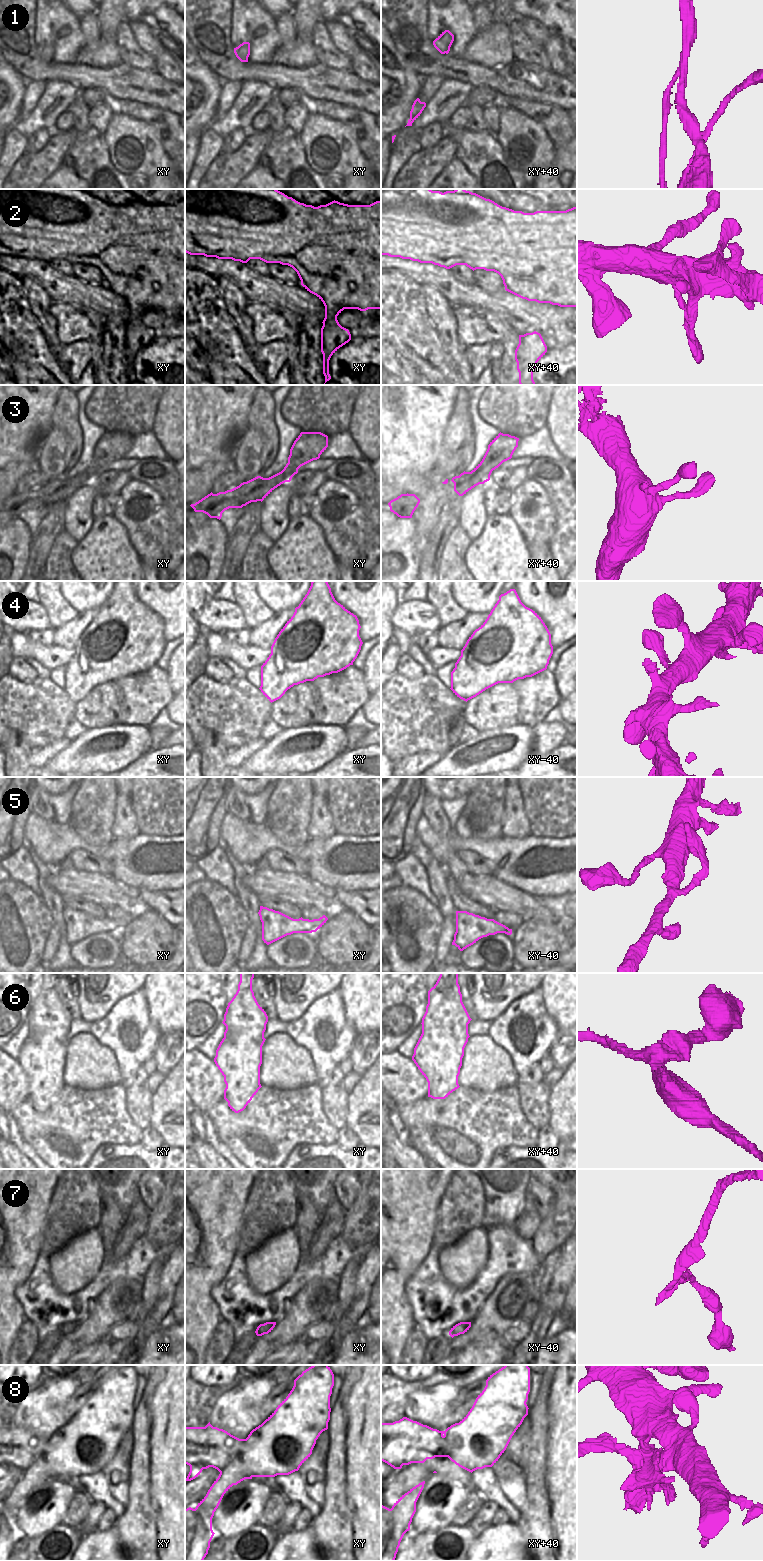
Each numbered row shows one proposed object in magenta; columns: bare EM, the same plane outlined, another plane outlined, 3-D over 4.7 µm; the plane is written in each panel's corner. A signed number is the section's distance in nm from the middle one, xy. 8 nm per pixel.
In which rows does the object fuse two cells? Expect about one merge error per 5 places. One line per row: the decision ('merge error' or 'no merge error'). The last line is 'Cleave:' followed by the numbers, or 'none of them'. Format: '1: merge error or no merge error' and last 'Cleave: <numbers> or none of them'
1: merge error
2: no merge error
3: no merge error
4: no merge error
5: no merge error
6: no merge error
7: no merge error
8: merge error
Cleave: 1, 8

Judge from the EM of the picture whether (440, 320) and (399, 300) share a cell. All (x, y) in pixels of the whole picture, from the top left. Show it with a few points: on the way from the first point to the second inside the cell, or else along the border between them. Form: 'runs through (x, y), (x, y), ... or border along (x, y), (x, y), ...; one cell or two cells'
border along (422, 291), (426, 313), (438, 335); two cells

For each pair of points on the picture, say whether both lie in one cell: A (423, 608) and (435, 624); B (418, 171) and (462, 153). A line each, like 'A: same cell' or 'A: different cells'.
A: same cell
B: different cells

